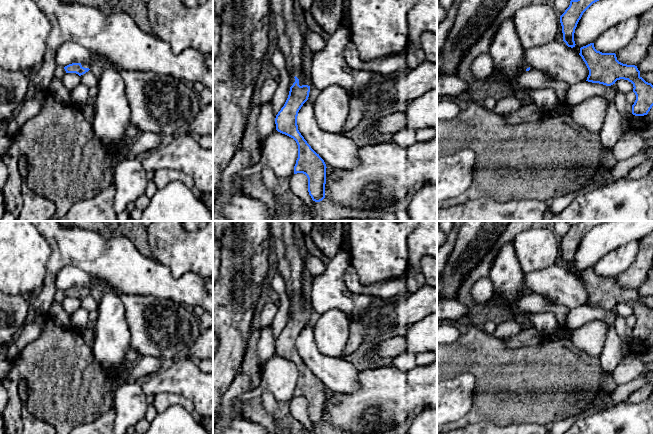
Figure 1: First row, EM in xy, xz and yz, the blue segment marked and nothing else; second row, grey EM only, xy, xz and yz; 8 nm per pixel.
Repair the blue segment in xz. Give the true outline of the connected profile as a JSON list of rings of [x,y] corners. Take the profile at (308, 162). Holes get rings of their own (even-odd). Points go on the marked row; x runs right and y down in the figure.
[[[270,0],[270,10],[278,34],[278,47],[285,57],[288,73],[295,78],[284,106],[276,115],[276,130],[296,141],[298,158],[294,174],[307,176],[309,195],[313,201],[320,202],[325,198],[327,167],[301,135],[297,125],[298,112],[308,100],[310,92],[302,69],[303,37],[293,11],[293,0]]]

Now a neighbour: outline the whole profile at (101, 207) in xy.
[[[113,184],[92,199],[75,203],[63,221],[118,221],[114,209],[116,188]]]

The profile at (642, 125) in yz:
[[[647,115],[622,116],[622,130],[626,132],[636,132],[644,139],[653,138],[653,122],[649,120]]]

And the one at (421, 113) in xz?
[[[437,88],[408,102],[404,114],[406,122],[401,129],[437,129]]]

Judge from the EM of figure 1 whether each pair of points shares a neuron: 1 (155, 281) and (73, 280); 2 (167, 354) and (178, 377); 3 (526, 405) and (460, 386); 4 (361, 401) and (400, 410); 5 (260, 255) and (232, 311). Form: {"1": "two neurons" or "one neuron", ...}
{"1": "two neurons", "2": "two neurons", "3": "two neurons", "4": "one neuron", "5": "one neuron"}

